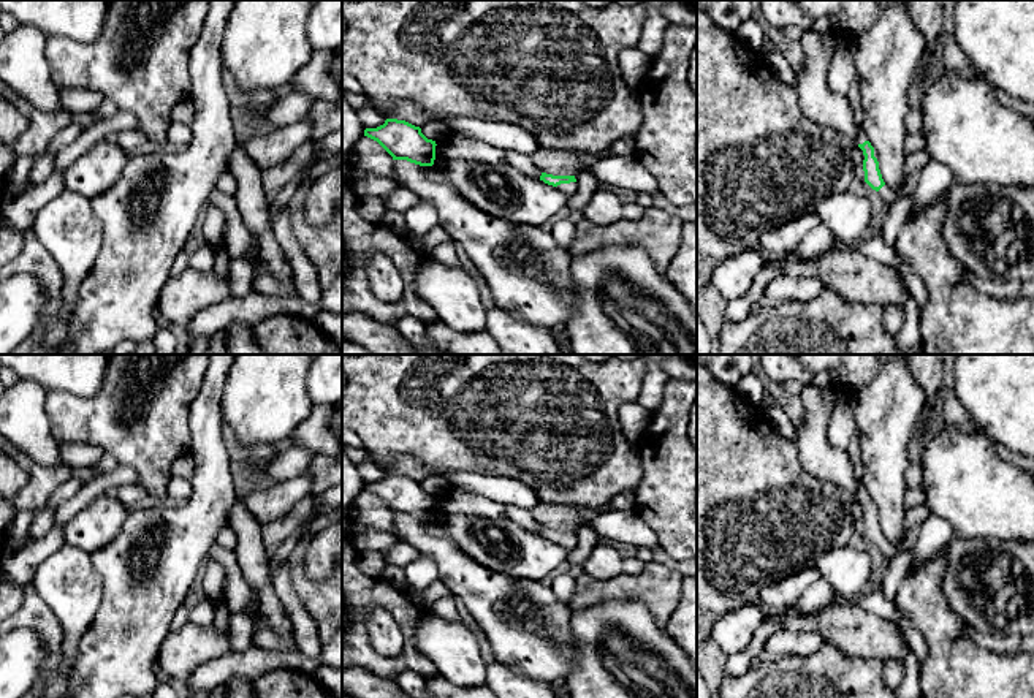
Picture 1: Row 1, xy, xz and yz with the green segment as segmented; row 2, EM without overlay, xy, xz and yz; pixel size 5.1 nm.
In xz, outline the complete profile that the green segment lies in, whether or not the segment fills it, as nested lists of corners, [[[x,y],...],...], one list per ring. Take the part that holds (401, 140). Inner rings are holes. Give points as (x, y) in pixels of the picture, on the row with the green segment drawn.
[[[386,119],[377,128],[366,128],[364,136],[377,141],[393,160],[407,160],[420,166],[432,166],[435,141],[428,139],[420,127],[405,120]]]

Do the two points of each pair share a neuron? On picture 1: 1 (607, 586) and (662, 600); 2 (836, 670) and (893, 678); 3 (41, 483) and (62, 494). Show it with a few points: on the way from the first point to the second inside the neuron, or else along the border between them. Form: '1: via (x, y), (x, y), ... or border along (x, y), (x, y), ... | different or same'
1: via (621, 587), (648, 587) | same
2: border along (882, 662), (882, 678), (885, 681) | different
3: border along (70, 477), (45, 504) | different

